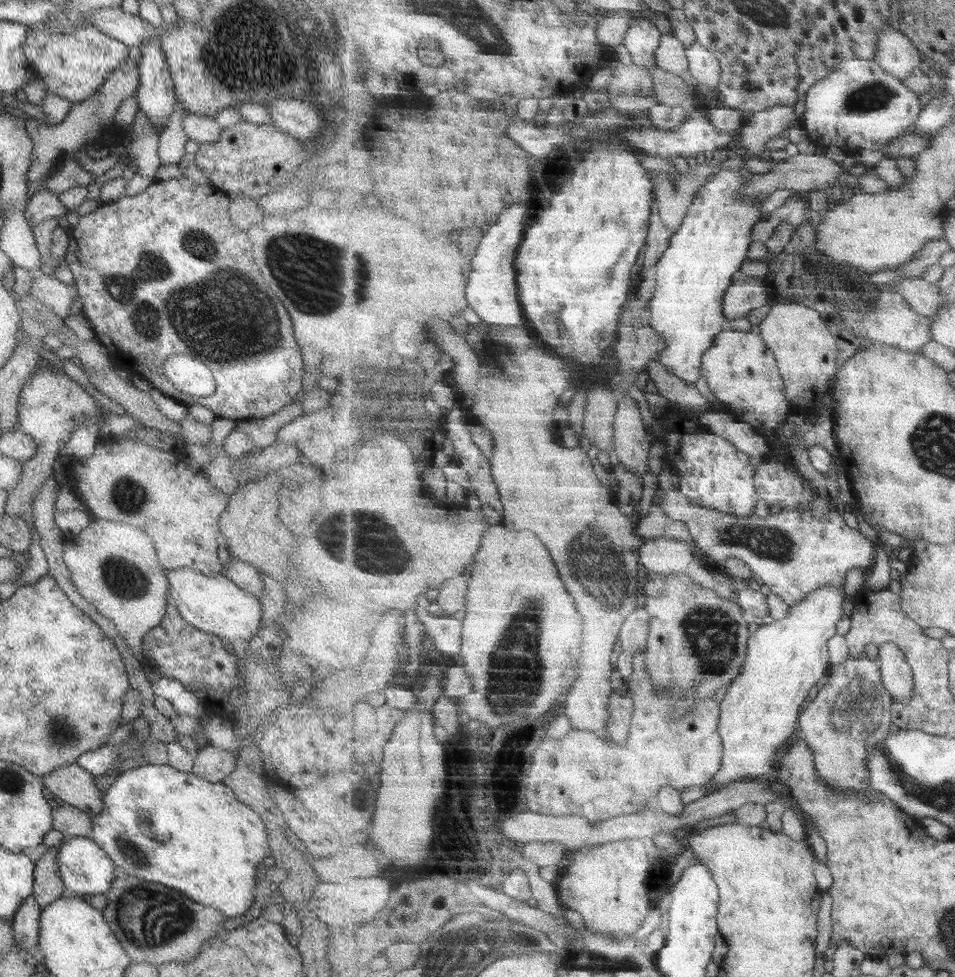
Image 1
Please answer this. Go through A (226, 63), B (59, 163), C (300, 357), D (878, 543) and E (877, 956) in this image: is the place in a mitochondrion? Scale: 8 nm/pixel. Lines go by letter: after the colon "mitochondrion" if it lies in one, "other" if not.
A: mitochondrion
B: mitochondrion
C: other
D: other
E: other

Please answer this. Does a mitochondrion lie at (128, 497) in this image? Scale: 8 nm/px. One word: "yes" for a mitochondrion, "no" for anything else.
yes

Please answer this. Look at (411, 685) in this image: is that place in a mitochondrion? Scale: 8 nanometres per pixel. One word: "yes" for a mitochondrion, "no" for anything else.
no

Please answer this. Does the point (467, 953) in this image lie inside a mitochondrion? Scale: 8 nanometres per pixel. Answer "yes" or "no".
yes

